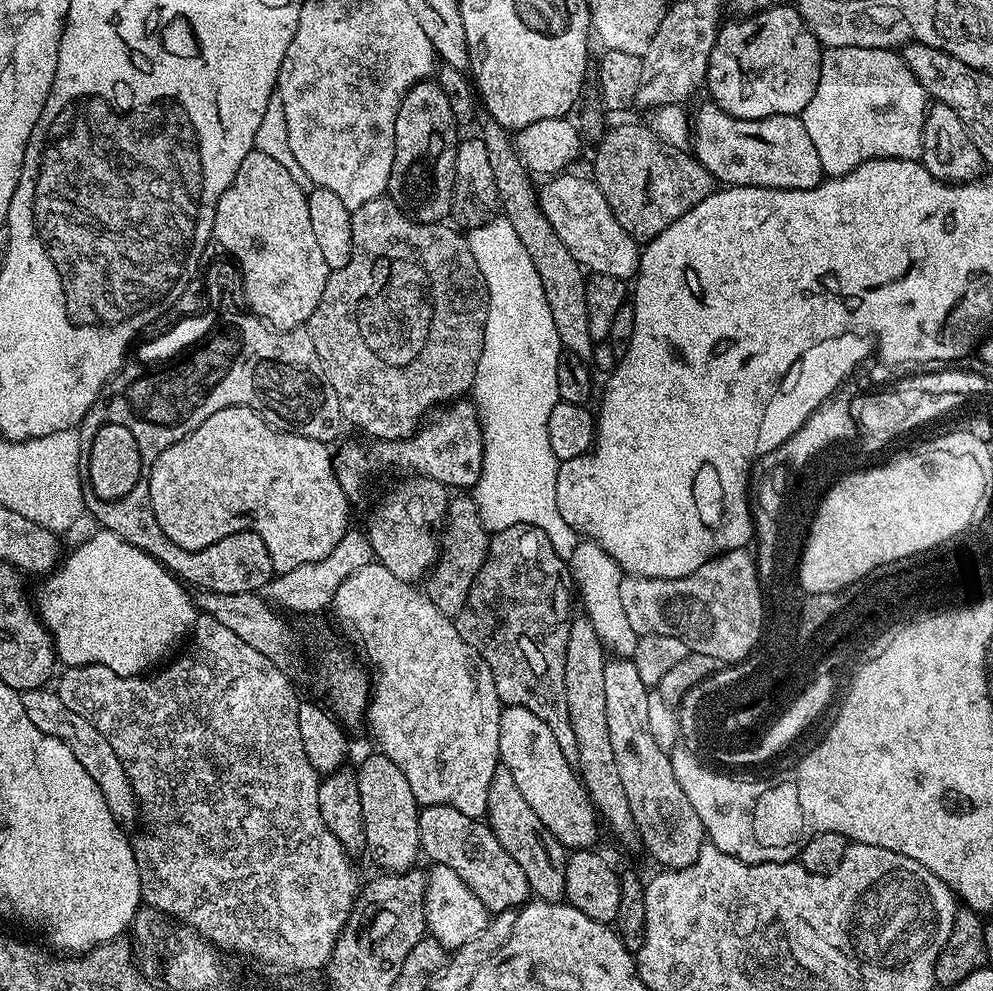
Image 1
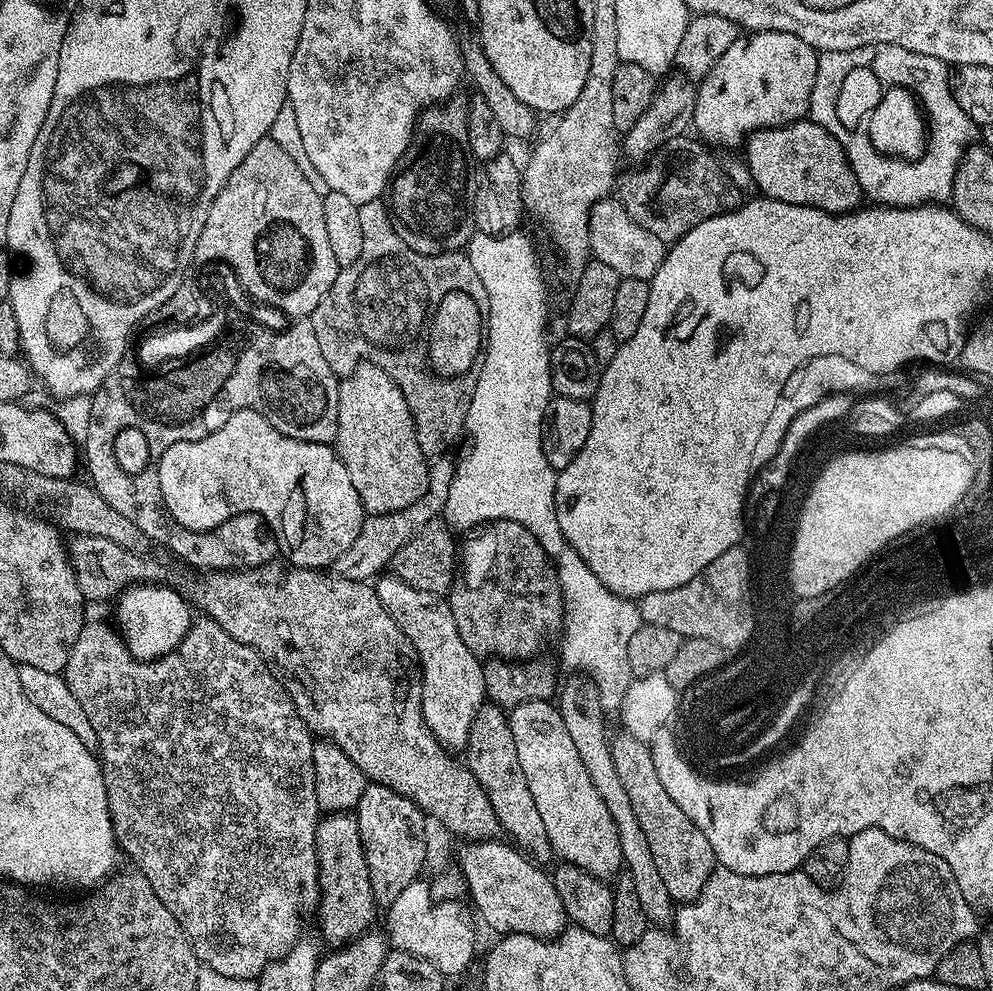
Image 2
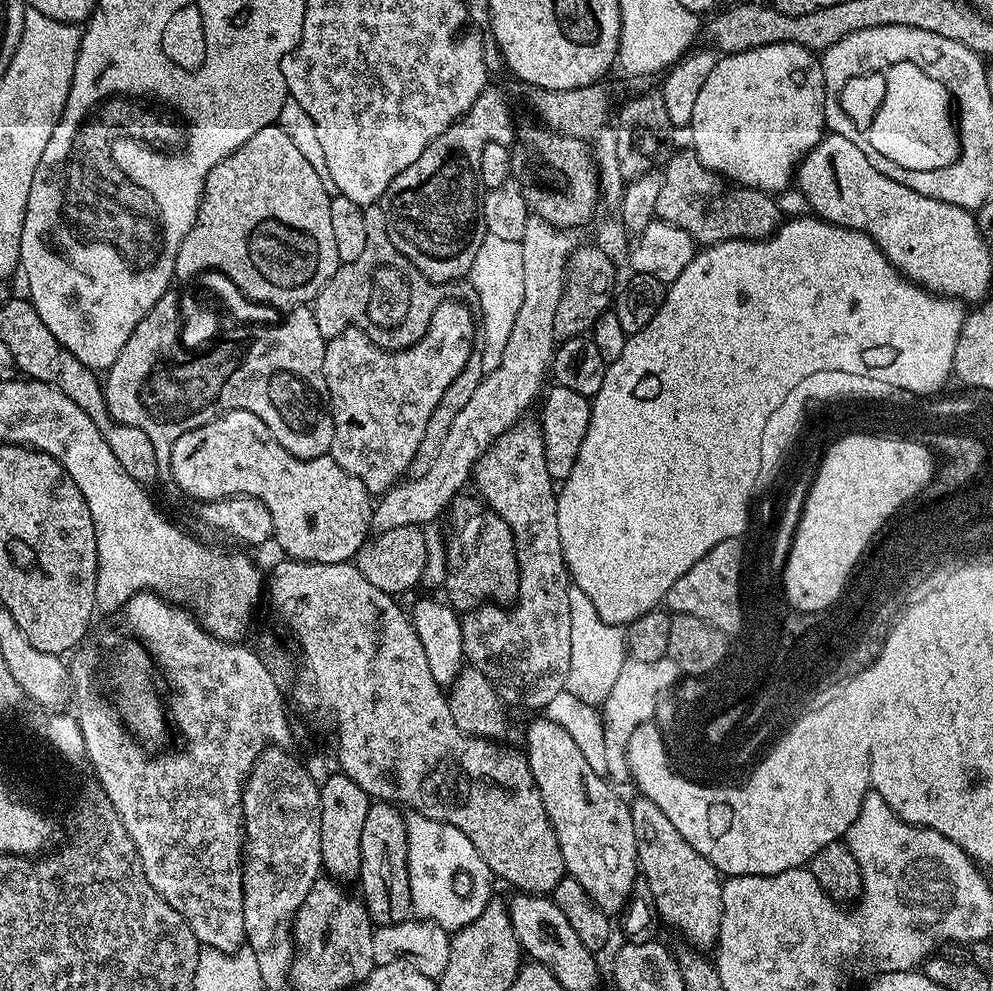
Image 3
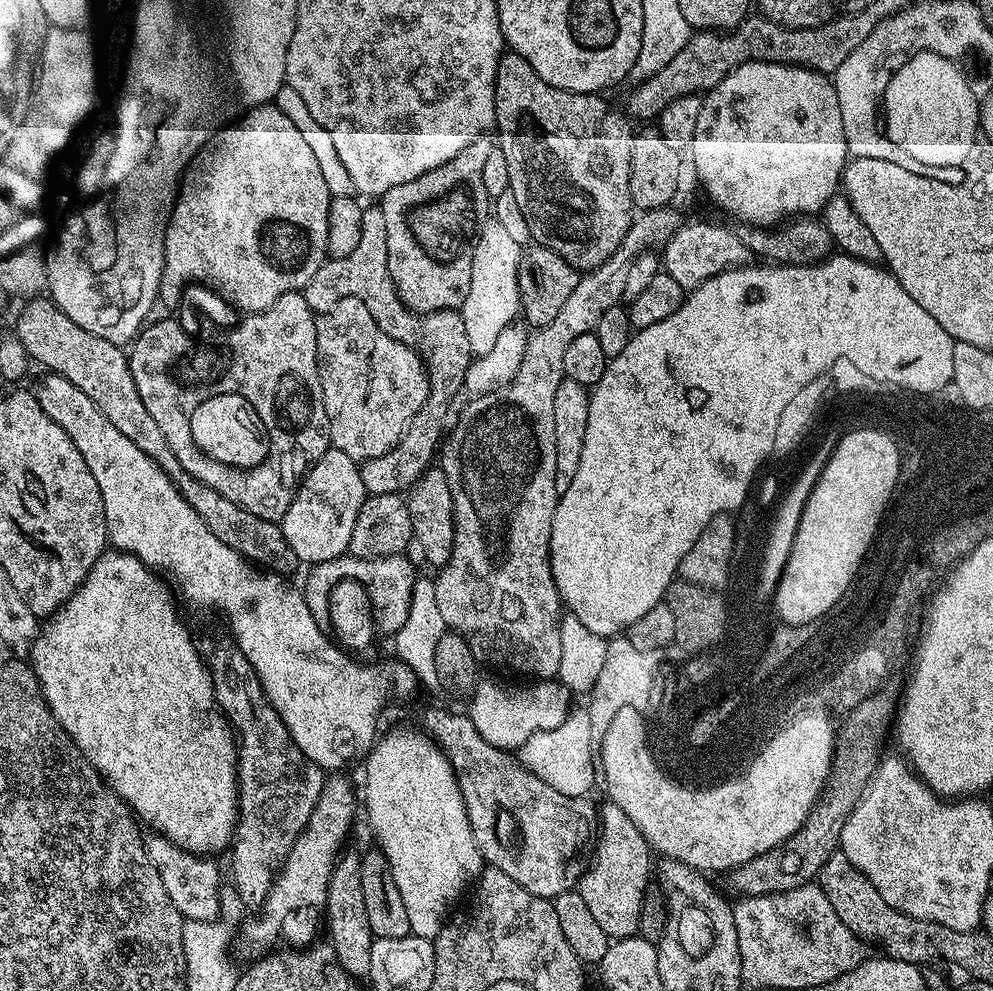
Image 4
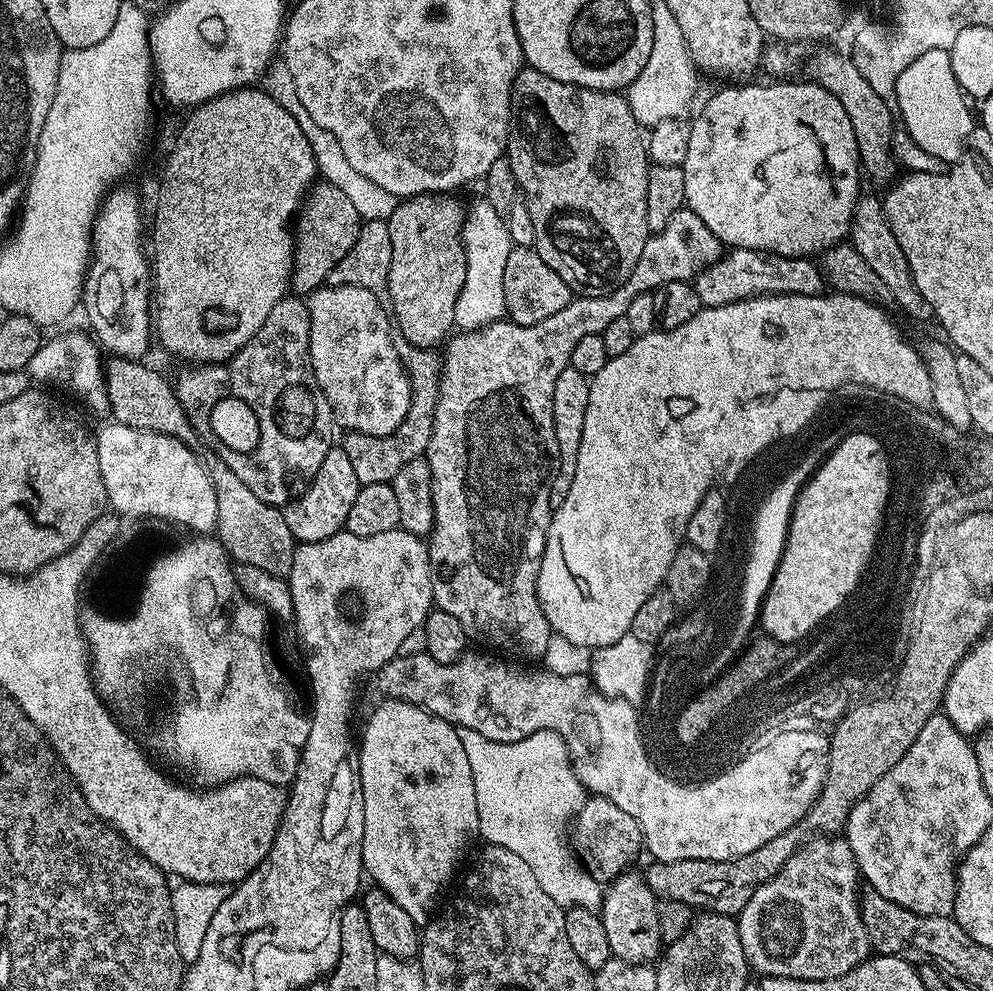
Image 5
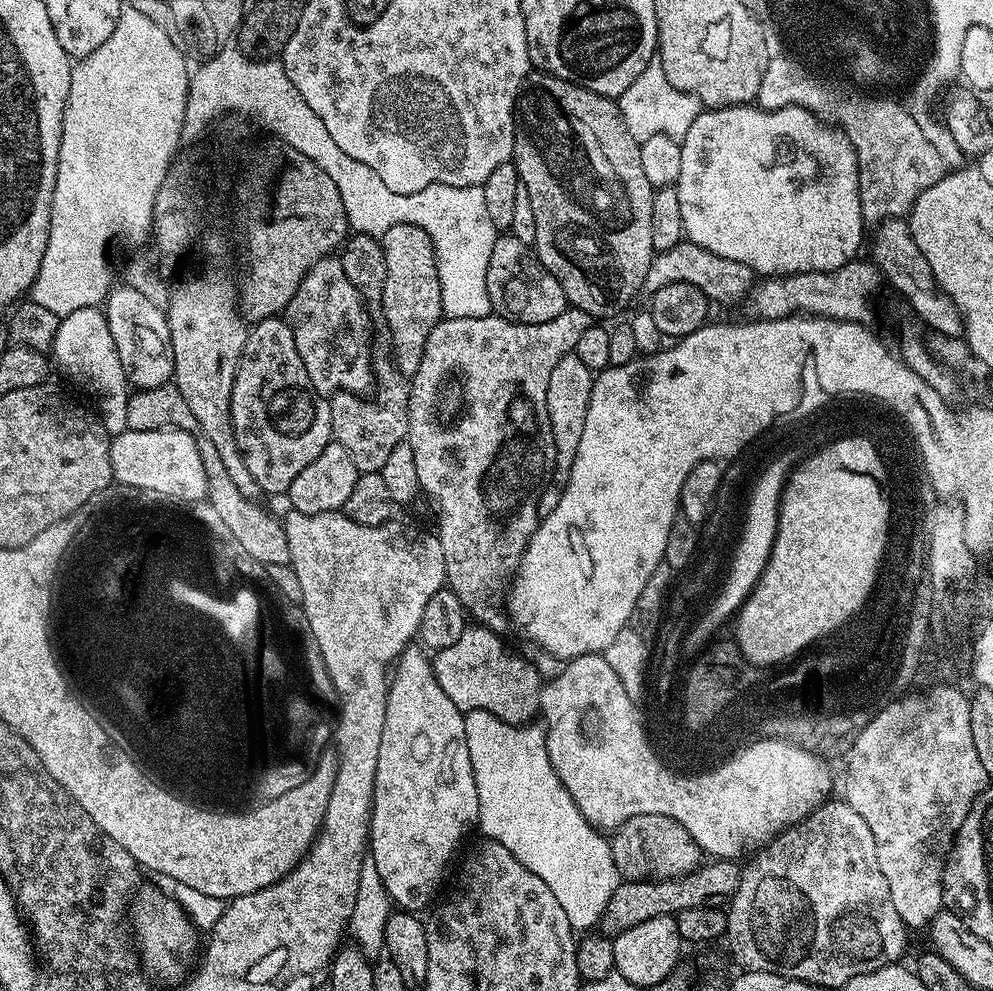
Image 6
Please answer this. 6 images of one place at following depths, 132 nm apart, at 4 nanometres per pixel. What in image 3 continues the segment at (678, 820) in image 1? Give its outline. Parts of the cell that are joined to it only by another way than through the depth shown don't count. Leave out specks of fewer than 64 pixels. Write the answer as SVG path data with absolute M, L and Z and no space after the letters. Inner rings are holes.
M637 795L630 804L630 818L634 818L634 838L638 850L639 875L648 883L647 895L656 905L656 915L680 932L685 945L697 950L708 950L720 938L722 922L722 874L678 834L670 818L644 796Z

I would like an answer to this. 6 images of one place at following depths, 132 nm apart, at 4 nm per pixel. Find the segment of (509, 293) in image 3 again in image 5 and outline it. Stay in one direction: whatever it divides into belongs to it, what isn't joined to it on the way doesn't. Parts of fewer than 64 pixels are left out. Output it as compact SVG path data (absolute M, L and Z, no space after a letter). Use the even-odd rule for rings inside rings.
M479 198L467 209L464 217L464 254L466 256L466 280L458 294L458 302L454 302L455 327L460 330L475 330L484 328L496 320L505 319L504 287L502 274L506 274L506 258L510 258L510 250L514 247L510 238L507 219L494 206L490 206L487 198Z

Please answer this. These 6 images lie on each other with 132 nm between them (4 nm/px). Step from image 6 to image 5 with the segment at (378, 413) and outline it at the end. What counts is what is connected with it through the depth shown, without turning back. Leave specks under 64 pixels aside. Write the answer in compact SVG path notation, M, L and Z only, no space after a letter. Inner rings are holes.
M432 350L412 355L416 356L407 357L406 360L406 371L412 382L412 401L402 426L398 426L398 430L389 436L366 436L357 432L348 432L345 440L342 441L346 458L350 458L350 463L354 466L354 474L362 486L391 484L394 474L398 474L398 470L402 470L406 462L419 460L428 451L430 434L434 426L434 410L438 402L442 360Z

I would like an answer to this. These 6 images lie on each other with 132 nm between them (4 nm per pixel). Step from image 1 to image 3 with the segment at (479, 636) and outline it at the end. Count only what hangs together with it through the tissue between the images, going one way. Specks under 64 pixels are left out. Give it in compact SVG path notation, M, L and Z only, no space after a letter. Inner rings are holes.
M461 494L452 499L452 503L448 505L446 509L446 521L448 520L448 536L446 535L446 543L444 549L448 555L448 573L446 574L446 582L443 586L443 591L448 592L446 595L447 603L451 604L456 609L457 613L463 614L466 612L472 612L476 608L481 608L483 604L489 604L492 606L508 606L517 599L520 586L520 567L518 566L518 558L516 557L516 539L512 533L512 528L506 526L506 522L494 511L489 508L483 500L477 498L475 495L468 496L469 494Z

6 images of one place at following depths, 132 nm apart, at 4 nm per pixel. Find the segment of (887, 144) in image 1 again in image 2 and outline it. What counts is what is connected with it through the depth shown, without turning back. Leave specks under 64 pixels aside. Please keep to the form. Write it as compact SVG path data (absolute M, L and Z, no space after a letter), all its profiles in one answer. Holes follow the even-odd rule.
M874 44L862 46L849 52L821 52L818 56L818 74L814 78L814 90L810 94L808 107L810 119L818 126L826 129L838 143L844 147L848 165L860 183L860 191L869 201L889 208L915 208L917 204L939 204L952 199L952 183L956 167L964 157L965 148L973 143L974 125L972 120L958 106L956 96L950 83L950 68L938 58L930 58L926 54L914 54L914 50L902 50L902 46L890 44ZM871 63L886 80L908 84L916 88L924 100L928 100L928 112L932 112L932 148L928 148L928 156L916 164L916 168L904 168L904 164L892 164L892 160L880 160L872 148L868 148L868 140L864 136L852 136L852 132L844 132L844 124L838 123L838 116L833 112L833 93L850 66Z

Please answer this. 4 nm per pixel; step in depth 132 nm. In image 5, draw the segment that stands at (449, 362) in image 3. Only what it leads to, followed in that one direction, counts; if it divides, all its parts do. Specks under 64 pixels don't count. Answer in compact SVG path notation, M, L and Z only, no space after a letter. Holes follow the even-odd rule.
M337 284L317 288L306 303L312 373L330 402L333 421L348 432L366 436L394 434L410 410L412 382L402 356L400 360L394 324L381 297L358 286Z

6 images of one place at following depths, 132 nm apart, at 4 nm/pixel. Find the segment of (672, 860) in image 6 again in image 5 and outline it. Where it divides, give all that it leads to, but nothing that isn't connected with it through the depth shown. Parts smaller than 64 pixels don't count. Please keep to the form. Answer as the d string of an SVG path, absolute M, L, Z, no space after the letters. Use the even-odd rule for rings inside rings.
M601 796L585 799L582 810L570 828L570 844L584 869L601 882L615 880L635 865L632 863L639 858L640 852L642 856L638 822L634 822L626 810L614 806L614 802Z

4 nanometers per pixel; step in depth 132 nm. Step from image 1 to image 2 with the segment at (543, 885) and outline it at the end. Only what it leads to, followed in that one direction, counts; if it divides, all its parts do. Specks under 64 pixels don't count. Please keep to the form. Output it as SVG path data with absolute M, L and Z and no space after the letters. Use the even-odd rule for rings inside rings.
M485 702L478 709L470 726L466 751L466 766L482 786L486 798L490 798L490 806L501 829L505 833L508 831L507 839L525 856L537 862L553 859L554 853L546 838L546 825L538 815L538 806L534 806L530 786L526 786L526 774L522 774L522 765L518 763L518 746L514 746L514 734L510 731L508 712L499 704Z

